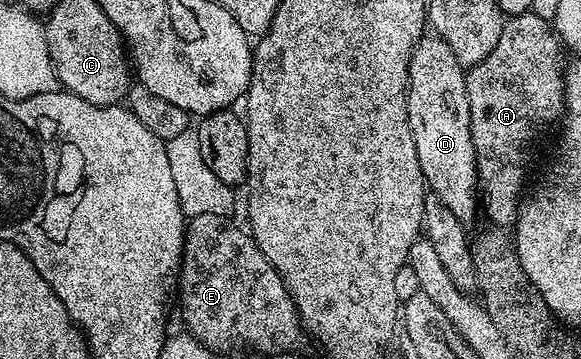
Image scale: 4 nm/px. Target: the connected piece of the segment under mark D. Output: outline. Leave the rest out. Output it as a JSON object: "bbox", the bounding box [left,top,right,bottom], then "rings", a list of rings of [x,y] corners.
{"bbox":[408,34,478,222],"rings":[[[424,34],[414,46],[412,57],[408,63],[408,121],[414,134],[414,146],[418,150],[418,166],[422,166],[425,185],[431,195],[442,198],[454,218],[471,222],[478,216],[478,170],[474,142],[470,138],[470,98],[466,94],[464,65],[454,58],[454,50],[446,46],[446,42],[435,34]]]}

